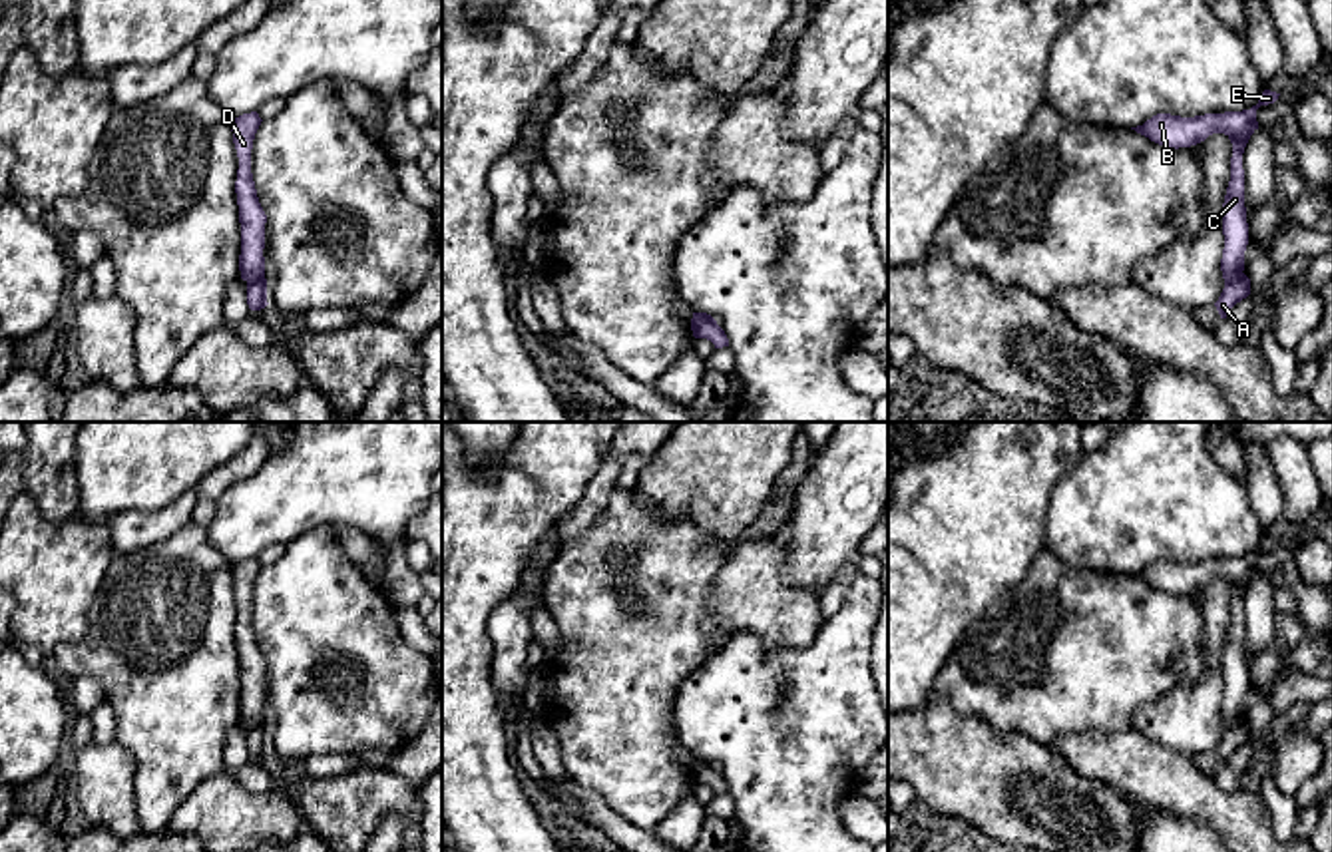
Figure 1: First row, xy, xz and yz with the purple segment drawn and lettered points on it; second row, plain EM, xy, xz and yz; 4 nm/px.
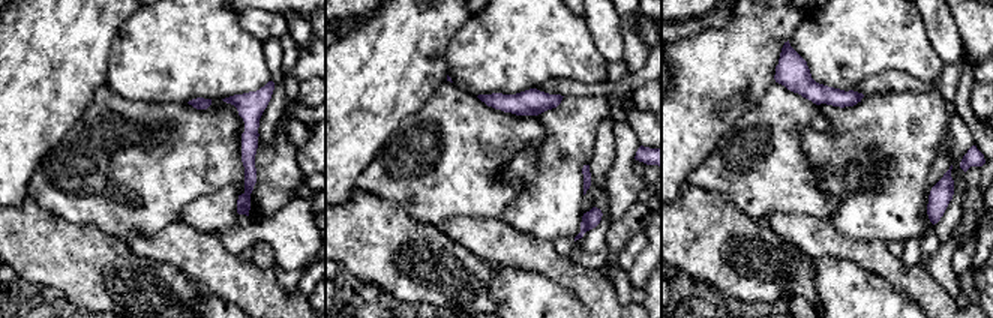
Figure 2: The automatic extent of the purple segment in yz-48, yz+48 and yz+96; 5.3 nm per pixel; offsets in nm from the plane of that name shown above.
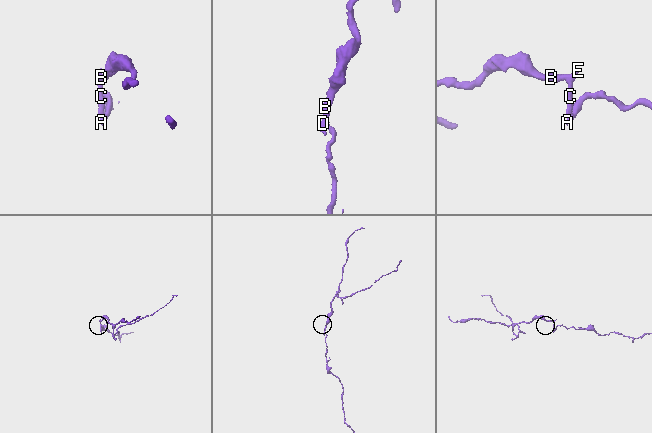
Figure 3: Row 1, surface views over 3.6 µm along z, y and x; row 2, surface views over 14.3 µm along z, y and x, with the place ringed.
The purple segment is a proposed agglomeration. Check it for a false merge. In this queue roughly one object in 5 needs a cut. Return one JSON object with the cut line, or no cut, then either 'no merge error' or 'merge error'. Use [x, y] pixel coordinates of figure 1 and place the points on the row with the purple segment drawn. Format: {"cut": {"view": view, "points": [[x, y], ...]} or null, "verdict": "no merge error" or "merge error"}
{"cut": {"view": "xy", "points": [[263, 277], [247, 283]]}, "verdict": "merge error"}

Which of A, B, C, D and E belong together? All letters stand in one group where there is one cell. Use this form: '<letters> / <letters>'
A / B C D E

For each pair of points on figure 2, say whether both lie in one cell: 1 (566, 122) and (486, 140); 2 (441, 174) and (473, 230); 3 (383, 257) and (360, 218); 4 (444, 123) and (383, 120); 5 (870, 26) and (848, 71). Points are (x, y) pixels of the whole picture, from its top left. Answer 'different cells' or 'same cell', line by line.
1: different cells
2: different cells
3: same cell
4: different cells
5: same cell

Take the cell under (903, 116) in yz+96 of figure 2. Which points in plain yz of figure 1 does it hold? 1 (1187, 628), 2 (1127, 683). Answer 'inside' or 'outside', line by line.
1: outside
2: outside

